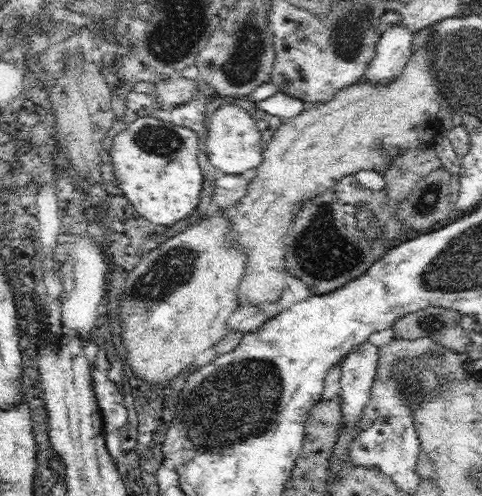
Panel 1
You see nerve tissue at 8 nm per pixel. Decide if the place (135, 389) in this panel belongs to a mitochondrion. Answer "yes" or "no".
no

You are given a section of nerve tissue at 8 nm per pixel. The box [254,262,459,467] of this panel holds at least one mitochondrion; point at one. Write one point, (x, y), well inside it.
(420, 374)

